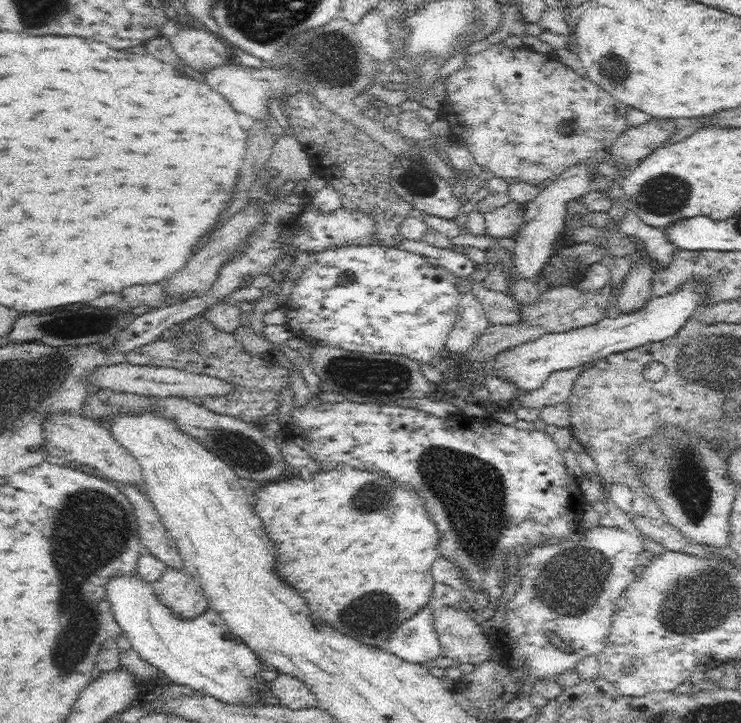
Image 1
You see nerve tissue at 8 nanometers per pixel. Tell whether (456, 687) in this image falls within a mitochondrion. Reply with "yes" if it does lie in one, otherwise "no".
no

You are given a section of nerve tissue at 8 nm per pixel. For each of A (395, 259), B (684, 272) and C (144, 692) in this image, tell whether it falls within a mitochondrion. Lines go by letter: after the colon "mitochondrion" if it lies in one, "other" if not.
A: other
B: other
C: other

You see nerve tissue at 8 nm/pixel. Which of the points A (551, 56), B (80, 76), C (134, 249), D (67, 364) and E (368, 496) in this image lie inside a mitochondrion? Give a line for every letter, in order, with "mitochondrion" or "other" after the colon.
A: other
B: other
C: other
D: mitochondrion
E: mitochondrion

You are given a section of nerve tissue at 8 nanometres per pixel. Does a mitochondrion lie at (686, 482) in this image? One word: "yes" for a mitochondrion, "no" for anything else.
yes

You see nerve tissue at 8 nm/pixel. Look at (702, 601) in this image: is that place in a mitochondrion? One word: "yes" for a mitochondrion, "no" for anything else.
yes

